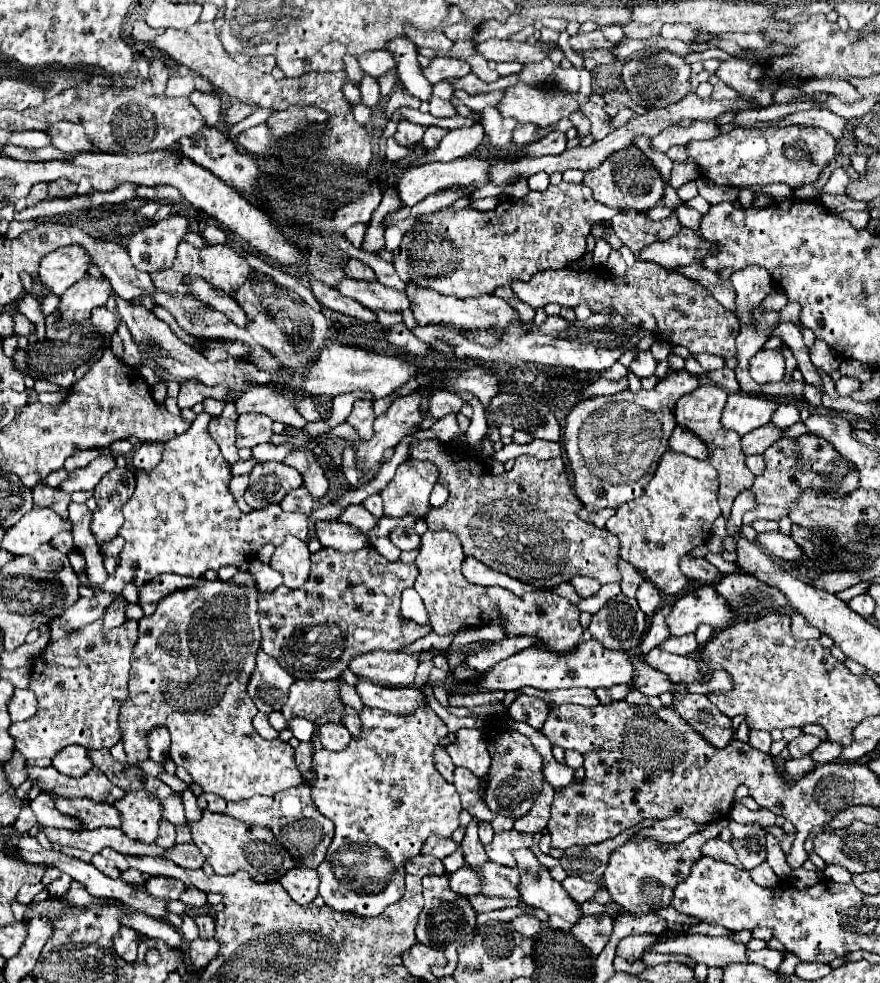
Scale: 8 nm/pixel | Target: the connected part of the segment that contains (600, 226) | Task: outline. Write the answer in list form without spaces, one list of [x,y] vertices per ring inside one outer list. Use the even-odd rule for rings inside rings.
[[[594,222],[594,224],[592,224],[590,234],[594,236],[594,240],[604,238],[604,240],[610,244],[610,248],[612,248],[612,250],[620,250],[620,248],[622,248],[620,238],[614,234],[612,226],[610,226],[610,224],[606,224],[606,222]]]

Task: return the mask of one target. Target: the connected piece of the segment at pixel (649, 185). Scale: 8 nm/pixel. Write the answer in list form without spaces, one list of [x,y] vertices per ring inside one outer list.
[[[634,144],[630,148],[624,148],[622,152],[614,152],[610,160],[604,160],[598,168],[588,170],[582,180],[590,190],[594,200],[598,200],[604,206],[618,208],[618,210],[636,210],[636,212],[648,212],[654,208],[662,196],[664,196],[664,180],[656,166],[644,158],[640,148]]]

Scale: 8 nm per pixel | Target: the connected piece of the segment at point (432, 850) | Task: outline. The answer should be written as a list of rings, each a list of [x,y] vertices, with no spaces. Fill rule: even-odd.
[[[430,836],[430,840],[426,840],[426,844],[422,846],[422,854],[426,856],[434,856],[434,858],[446,858],[450,856],[454,850],[458,848],[458,844],[452,838],[440,840],[438,836]]]

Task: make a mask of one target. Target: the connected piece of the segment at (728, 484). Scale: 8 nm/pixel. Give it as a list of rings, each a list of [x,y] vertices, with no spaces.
[[[704,384],[704,386],[698,386],[694,392],[682,396],[676,402],[674,414],[676,414],[676,422],[680,426],[684,426],[690,432],[694,432],[708,446],[708,454],[710,454],[710,460],[708,462],[718,470],[718,478],[720,478],[720,492],[718,492],[720,508],[722,508],[722,514],[728,518],[734,498],[740,492],[744,492],[744,490],[748,490],[752,486],[754,474],[744,464],[744,452],[740,448],[740,436],[736,432],[730,432],[730,430],[722,428],[722,424],[720,424],[722,408],[726,404],[726,398],[728,398],[728,394],[722,388]]]

